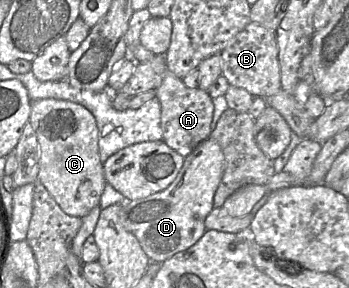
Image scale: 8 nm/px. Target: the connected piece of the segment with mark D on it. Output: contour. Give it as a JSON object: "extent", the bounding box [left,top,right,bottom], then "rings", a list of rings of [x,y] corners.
{"extent":[121,138,225,263],"rings":[[[211,138],[201,142],[186,158],[174,181],[163,191],[126,201],[121,223],[138,239],[151,262],[163,263],[198,242],[206,232],[205,220],[214,208],[214,195],[225,169],[219,144]]]}

